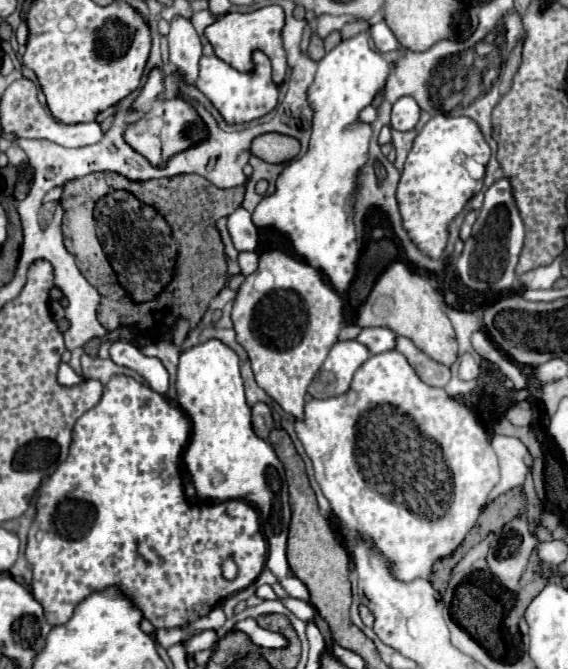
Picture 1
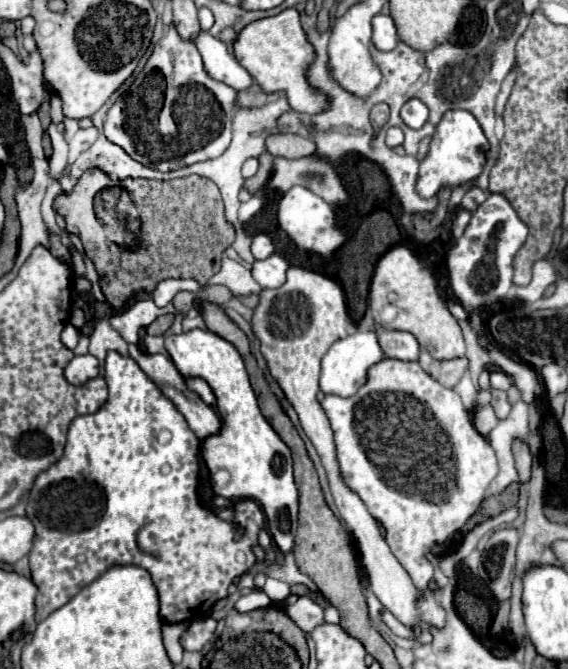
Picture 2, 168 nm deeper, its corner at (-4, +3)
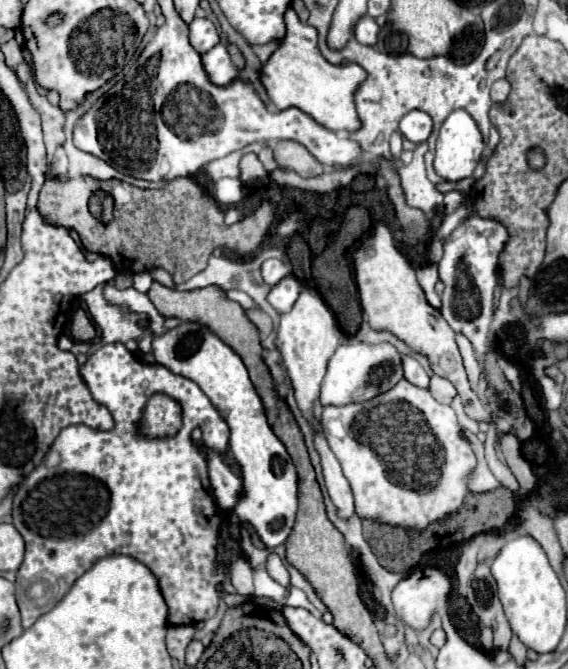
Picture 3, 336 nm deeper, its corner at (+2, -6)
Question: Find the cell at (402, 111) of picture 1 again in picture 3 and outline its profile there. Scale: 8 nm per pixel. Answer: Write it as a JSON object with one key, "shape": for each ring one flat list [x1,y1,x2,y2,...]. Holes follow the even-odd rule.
{"shape":[[411,110,407,116,403,116,403,120,399,122,399,130,401,134,415,142,415,144,421,144,429,138,431,130,433,130,433,120,427,112,421,112,421,110]]}

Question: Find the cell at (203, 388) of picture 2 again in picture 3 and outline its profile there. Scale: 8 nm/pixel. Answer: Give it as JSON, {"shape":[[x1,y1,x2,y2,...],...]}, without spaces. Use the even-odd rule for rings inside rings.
{"shape":[[105,344,105,346,101,346,101,348,99,348,97,352,93,352,93,354,87,358,87,362,80,367,80,374,83,376,83,380,85,380,85,384,87,384,87,388,89,388,93,400,95,400,97,404,105,406,105,408,113,414,115,428,109,430,109,432,103,432,103,430,93,430,93,428,89,428,89,426,85,426,85,424,67,426,67,428,55,438,55,442,51,444,51,454,59,456,59,462,57,462,53,468,49,468,49,470,47,470,47,460,41,462,41,464,23,480,23,484,15,490,15,496,13,496,13,526,19,530,19,534,21,534,23,540,25,540,25,560,23,560,21,568,17,570,17,582,15,582,15,584,17,584,17,604,19,604,19,610,21,610,21,624,23,624,23,628,29,628,29,626,33,624,33,620,37,620,37,616,45,614,57,600,61,600,61,596,65,596,65,592,69,592,69,588,73,586,73,582,75,582,83,572,87,572,99,558,105,558,105,556,111,556,111,554,127,554,127,556,133,556,133,558,137,558,139,562,147,564,147,566,153,570,153,574,155,574,157,580,159,580,159,586,161,586,161,592,163,592,163,596,165,596,165,602,167,602,167,606,169,606,169,618,167,618,167,624,169,624,169,626,197,624,197,622,209,620,209,618,217,612,217,606,219,606,219,584,225,580,225,572,223,572,221,566,217,566,219,516,217,516,216,503,211,494,209,494,207,456,205,456,205,452,201,450,201,446,203,446,203,448,209,448,209,450,215,450,215,452,225,460,225,464,233,466,235,460,233,460,233,454,229,452,229,446,227,446,227,444,229,444,229,426,225,424,225,420,223,420,221,414,215,410,215,406,211,404,211,400,201,392,201,388,199,388,193,380,189,380,189,378,185,378,185,376,177,376,177,374,169,372,169,370,167,370,165,366,161,366,161,364,147,364,147,362,137,360,137,356,135,356,133,352,129,352,129,350,125,348,125,344],[155,392,165,392,165,394,173,396,175,400,179,400,179,404,183,406,183,428,177,432,177,436,167,438,167,440,149,440,149,438,145,438,145,436,141,436,141,434,137,434,137,432,133,430,133,426,135,426,137,420,141,418,143,404,145,404,147,398,153,396],[195,428,201,428,201,432,203,432,201,442,195,442,195,440,191,438,191,432,193,432],[43,572,55,576,59,594,55,594,53,598,47,598,47,606,45,606,45,608,33,608,33,606,37,606,37,600,29,602,29,600,25,598,25,592,27,592,27,586,29,586,31,582,41,580,41,578,33,578,33,576,41,576]]}

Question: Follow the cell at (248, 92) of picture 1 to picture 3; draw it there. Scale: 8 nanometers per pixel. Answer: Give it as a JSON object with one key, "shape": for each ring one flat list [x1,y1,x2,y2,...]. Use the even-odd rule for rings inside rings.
{"shape":[[217,44,207,54,203,54,203,64,205,64,205,70,207,70,211,82,217,86,227,86,237,76,233,62,227,54,227,48,223,44]]}

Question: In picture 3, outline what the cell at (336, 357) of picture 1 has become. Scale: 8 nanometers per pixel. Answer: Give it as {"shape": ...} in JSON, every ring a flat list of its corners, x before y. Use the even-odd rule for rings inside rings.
{"shape":[[389,342,379,344,347,344,339,346,335,354,329,360,327,374,321,382,321,406,345,406,351,402,365,402,373,396,379,396,381,392,387,392,393,388,399,380,403,380,403,368,401,368,401,354,395,346]]}

